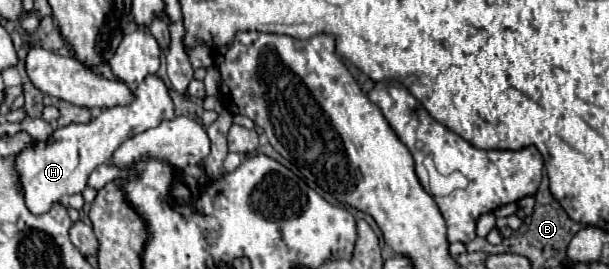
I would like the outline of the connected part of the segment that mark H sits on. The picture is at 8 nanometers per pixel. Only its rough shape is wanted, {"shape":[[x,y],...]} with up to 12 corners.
{"shape":[[146,77],[130,105],[60,127],[16,157],[26,205],[46,213],[136,133],[174,119]]}

